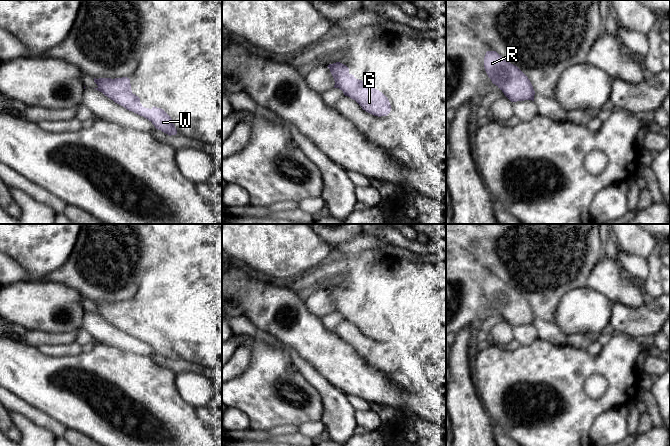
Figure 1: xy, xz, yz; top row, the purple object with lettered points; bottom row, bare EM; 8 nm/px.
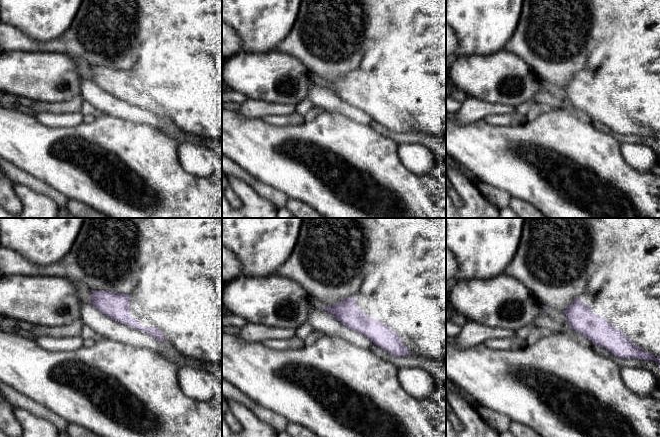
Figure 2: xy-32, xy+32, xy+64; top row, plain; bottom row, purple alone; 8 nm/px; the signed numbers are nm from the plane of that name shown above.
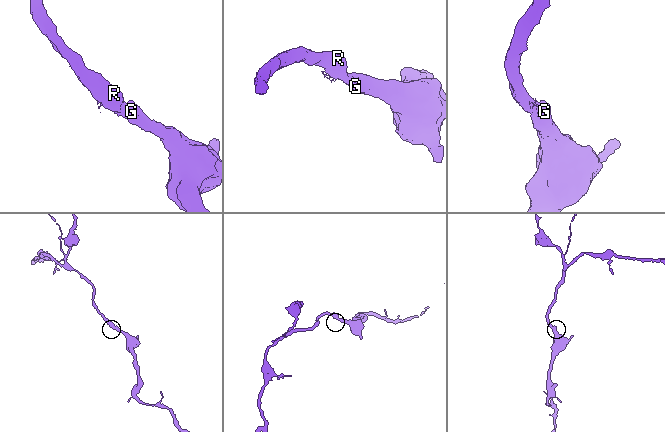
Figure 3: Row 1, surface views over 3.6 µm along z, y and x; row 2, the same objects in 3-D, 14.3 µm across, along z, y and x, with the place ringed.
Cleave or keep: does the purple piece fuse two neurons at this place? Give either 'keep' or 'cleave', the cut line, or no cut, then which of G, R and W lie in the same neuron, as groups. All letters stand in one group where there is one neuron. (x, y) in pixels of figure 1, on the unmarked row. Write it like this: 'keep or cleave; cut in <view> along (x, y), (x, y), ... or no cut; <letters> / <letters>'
keep; no cut; G R W

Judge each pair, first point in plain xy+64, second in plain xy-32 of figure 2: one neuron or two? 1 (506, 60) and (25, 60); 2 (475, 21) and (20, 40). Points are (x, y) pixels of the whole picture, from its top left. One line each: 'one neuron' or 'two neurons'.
1: one neuron
2: two neurons

